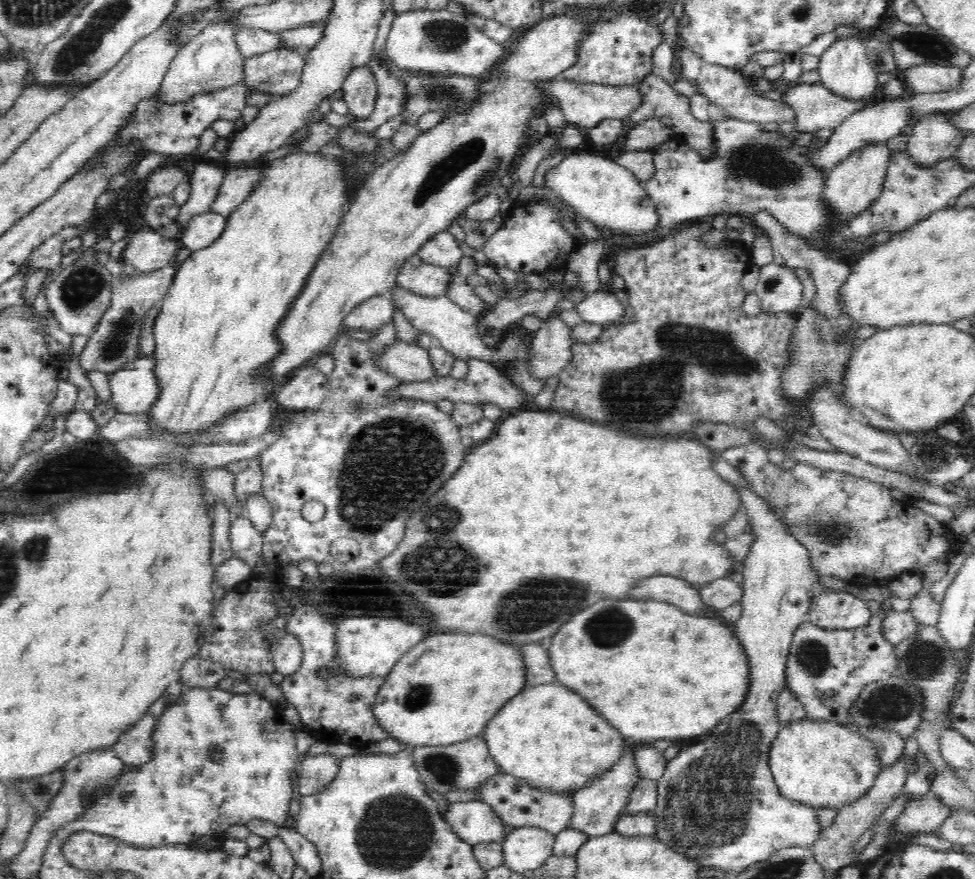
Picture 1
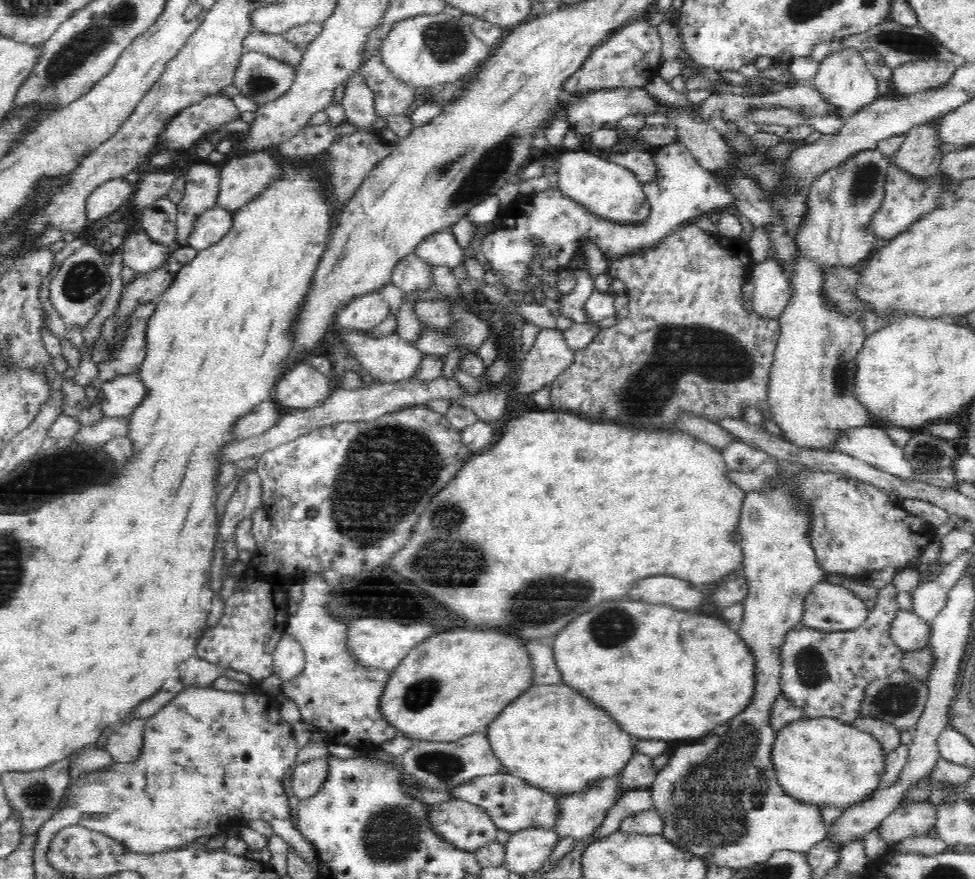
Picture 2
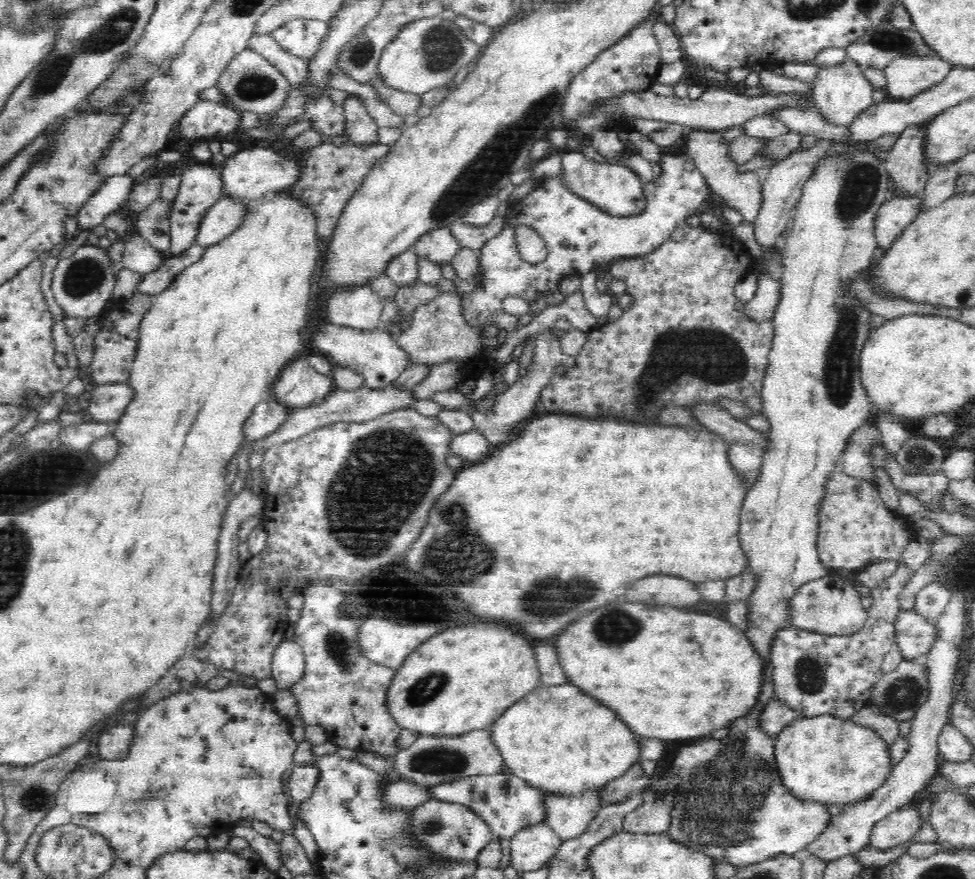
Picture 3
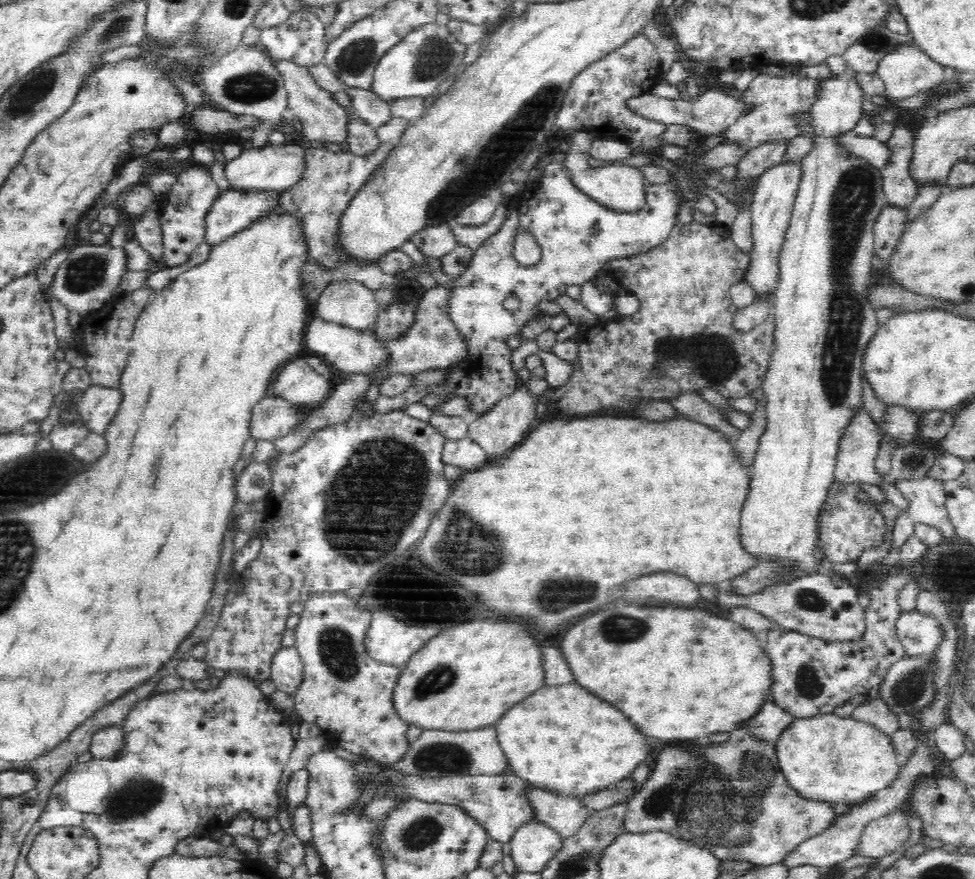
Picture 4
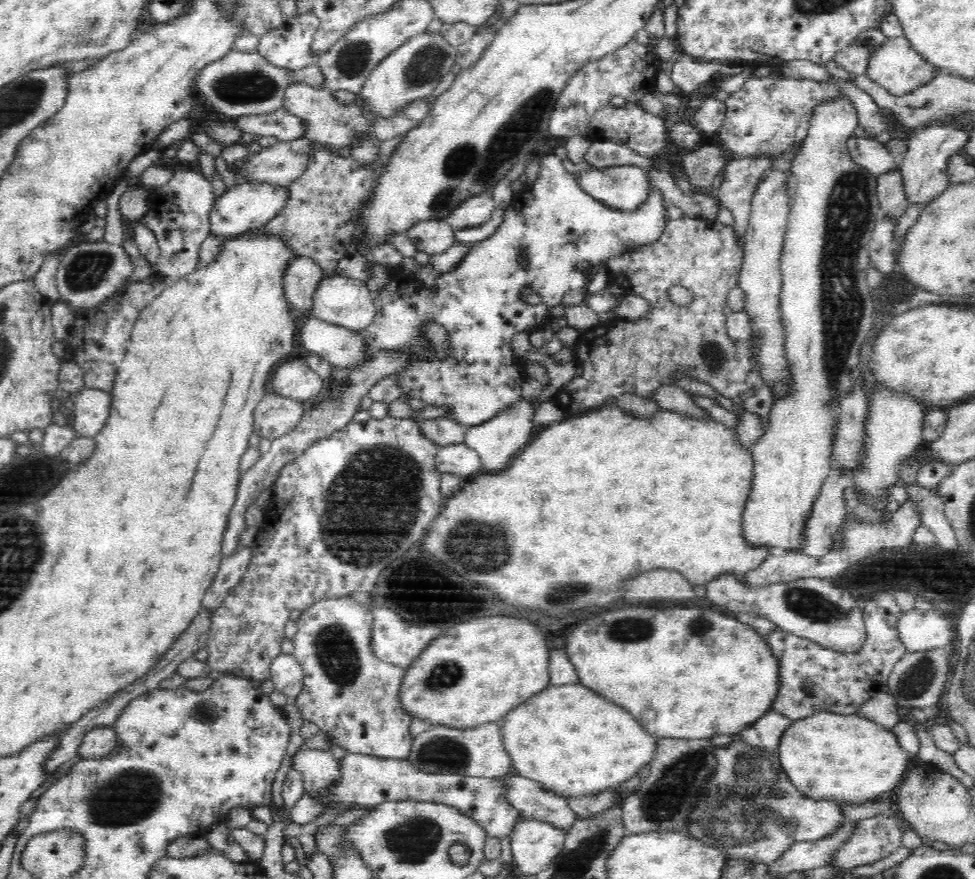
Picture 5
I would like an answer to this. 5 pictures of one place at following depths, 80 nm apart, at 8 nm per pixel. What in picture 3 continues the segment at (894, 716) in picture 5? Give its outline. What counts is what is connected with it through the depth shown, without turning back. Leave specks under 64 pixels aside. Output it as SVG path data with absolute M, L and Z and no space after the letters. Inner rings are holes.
M863 703L858 706L857 712L853 716L853 720L859 725L874 730L889 746L896 740L899 734L899 722L892 716L885 714L883 710L872 704Z

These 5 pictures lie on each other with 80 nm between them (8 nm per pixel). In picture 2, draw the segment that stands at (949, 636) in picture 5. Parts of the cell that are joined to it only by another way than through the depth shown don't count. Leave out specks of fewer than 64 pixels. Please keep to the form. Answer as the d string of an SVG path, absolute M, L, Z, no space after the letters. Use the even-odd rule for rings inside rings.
M899 611L892 620L890 634L904 653L918 652L928 646L932 634L931 623L920 618L914 611Z

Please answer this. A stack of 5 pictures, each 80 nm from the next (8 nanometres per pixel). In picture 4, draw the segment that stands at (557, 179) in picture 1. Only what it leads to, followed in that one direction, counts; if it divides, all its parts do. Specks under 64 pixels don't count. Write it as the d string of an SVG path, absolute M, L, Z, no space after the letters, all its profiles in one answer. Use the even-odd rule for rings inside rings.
M576 134L569 139L570 150L566 154L564 166L572 176L572 182L580 191L608 208L620 212L636 212L646 202L646 177L639 167L626 165L606 165L593 167L588 163L588 148L591 144L591 136L587 134Z

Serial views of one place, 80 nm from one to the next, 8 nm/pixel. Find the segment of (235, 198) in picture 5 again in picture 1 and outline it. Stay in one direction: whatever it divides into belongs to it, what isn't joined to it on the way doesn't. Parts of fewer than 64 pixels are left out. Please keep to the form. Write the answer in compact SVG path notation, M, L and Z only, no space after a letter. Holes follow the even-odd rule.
M218 211L198 214L180 235L180 246L187 247L191 252L200 251L211 246L226 229L227 217Z

